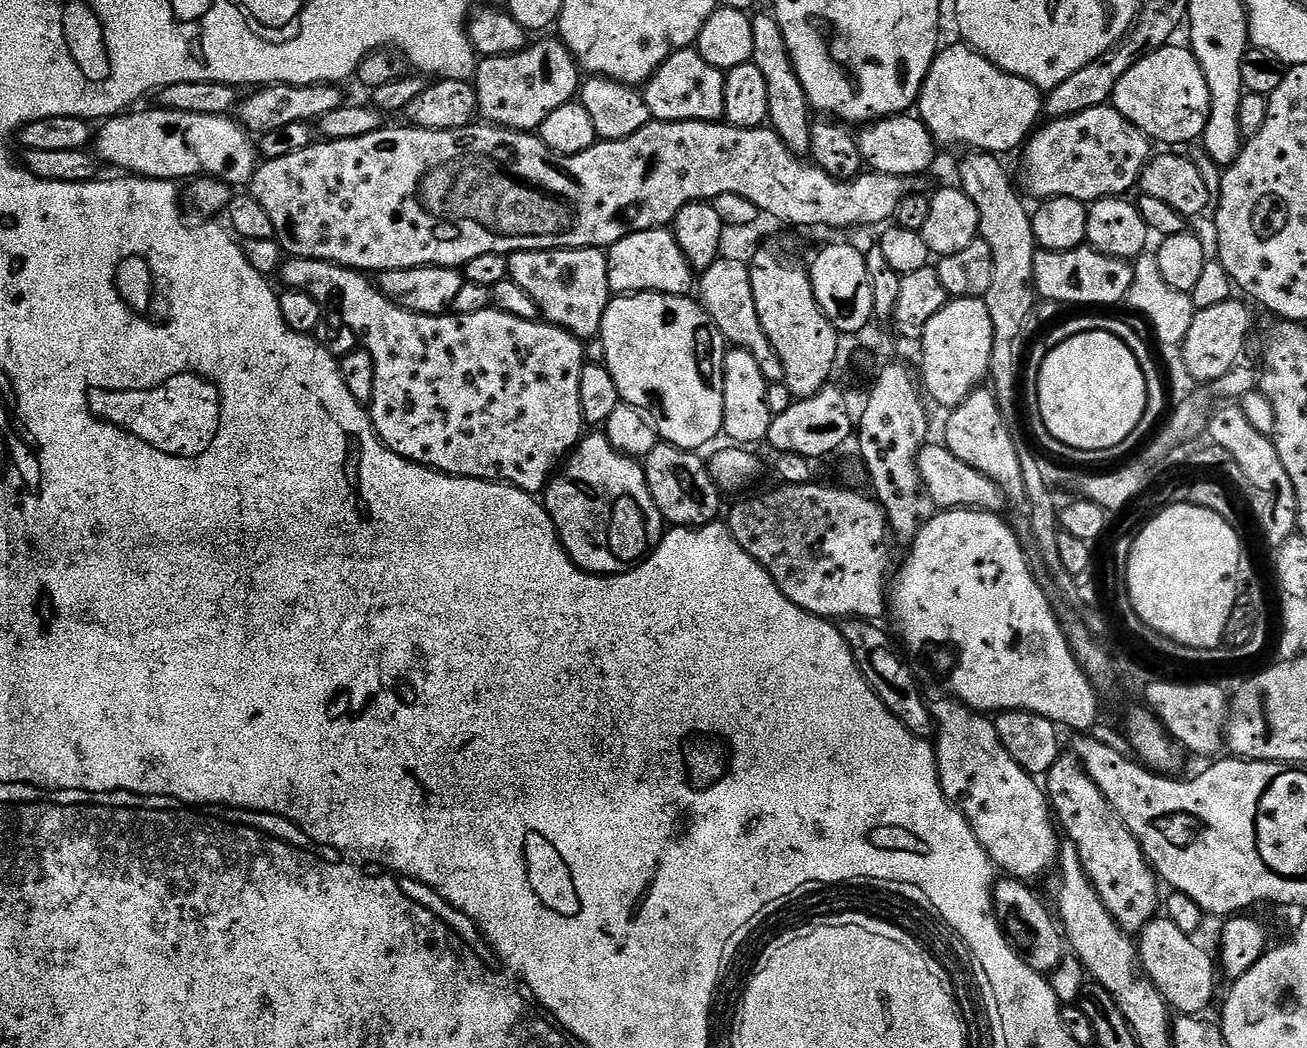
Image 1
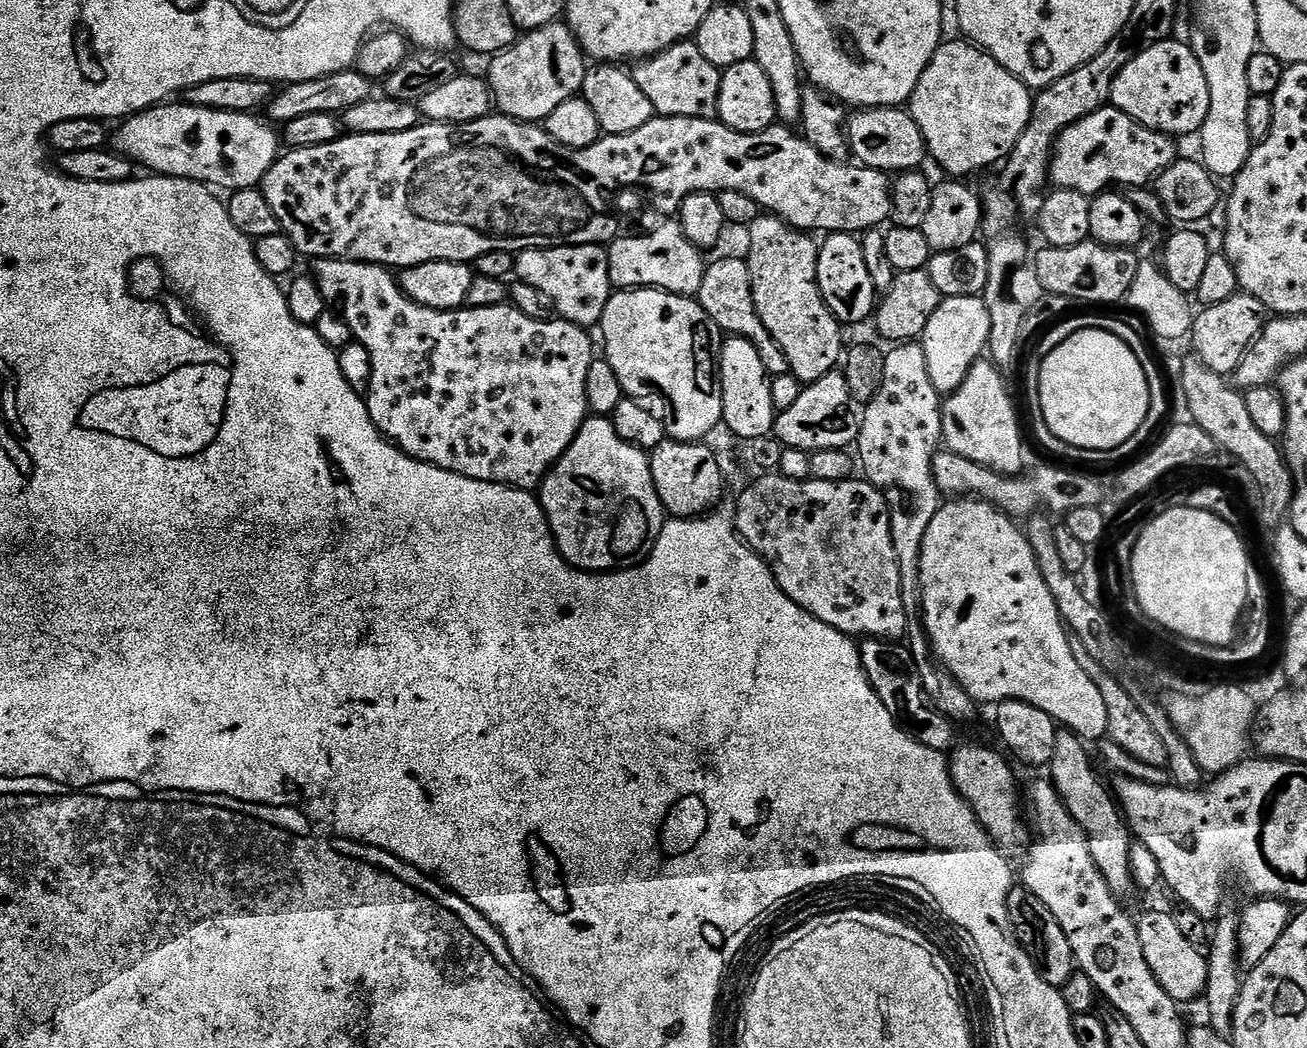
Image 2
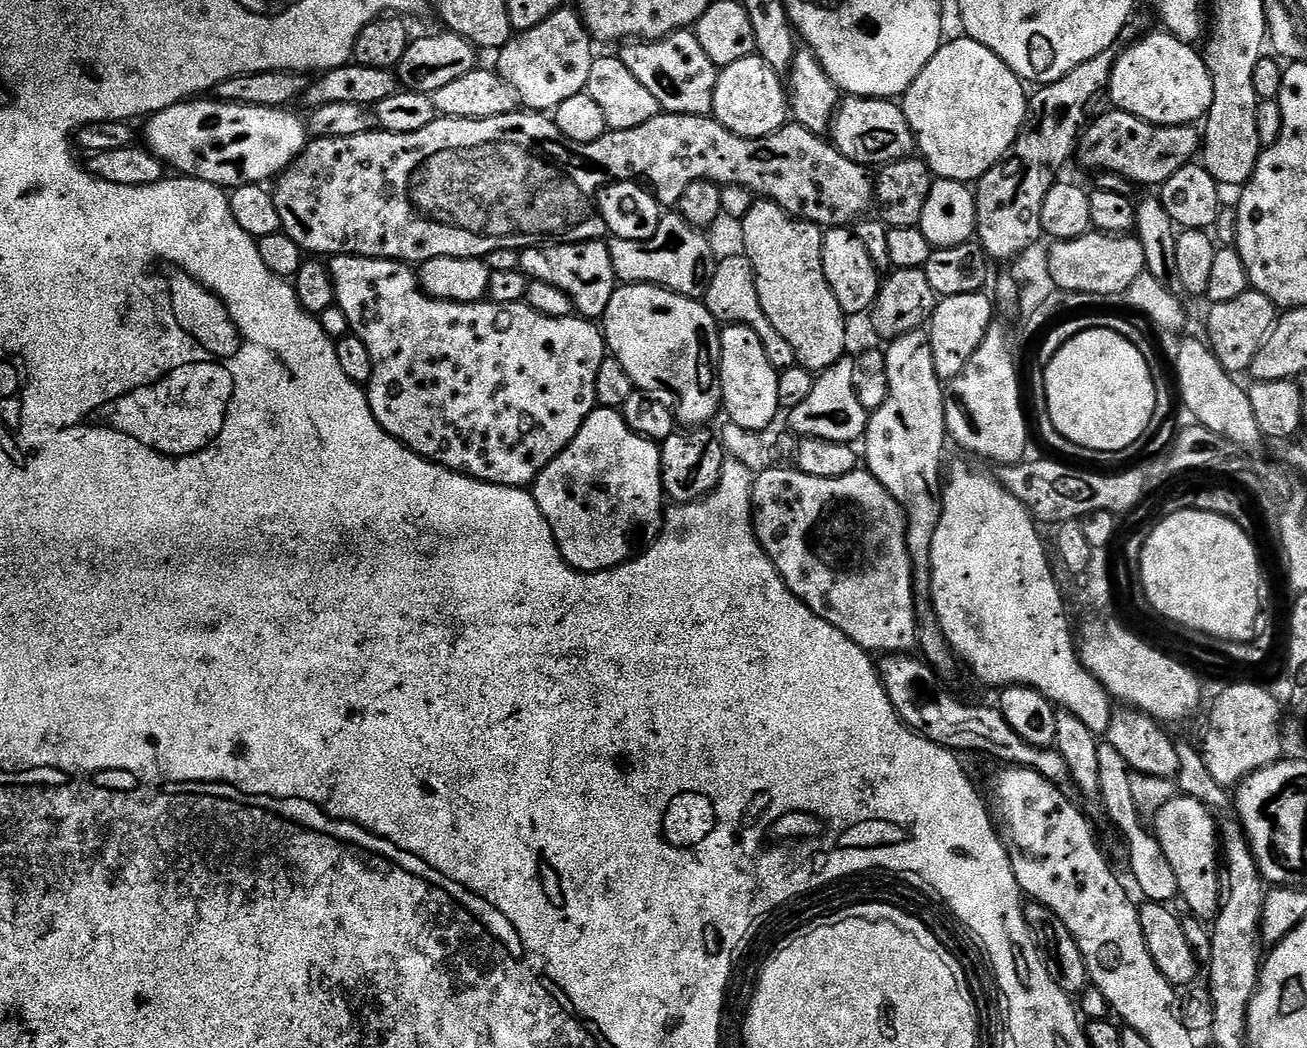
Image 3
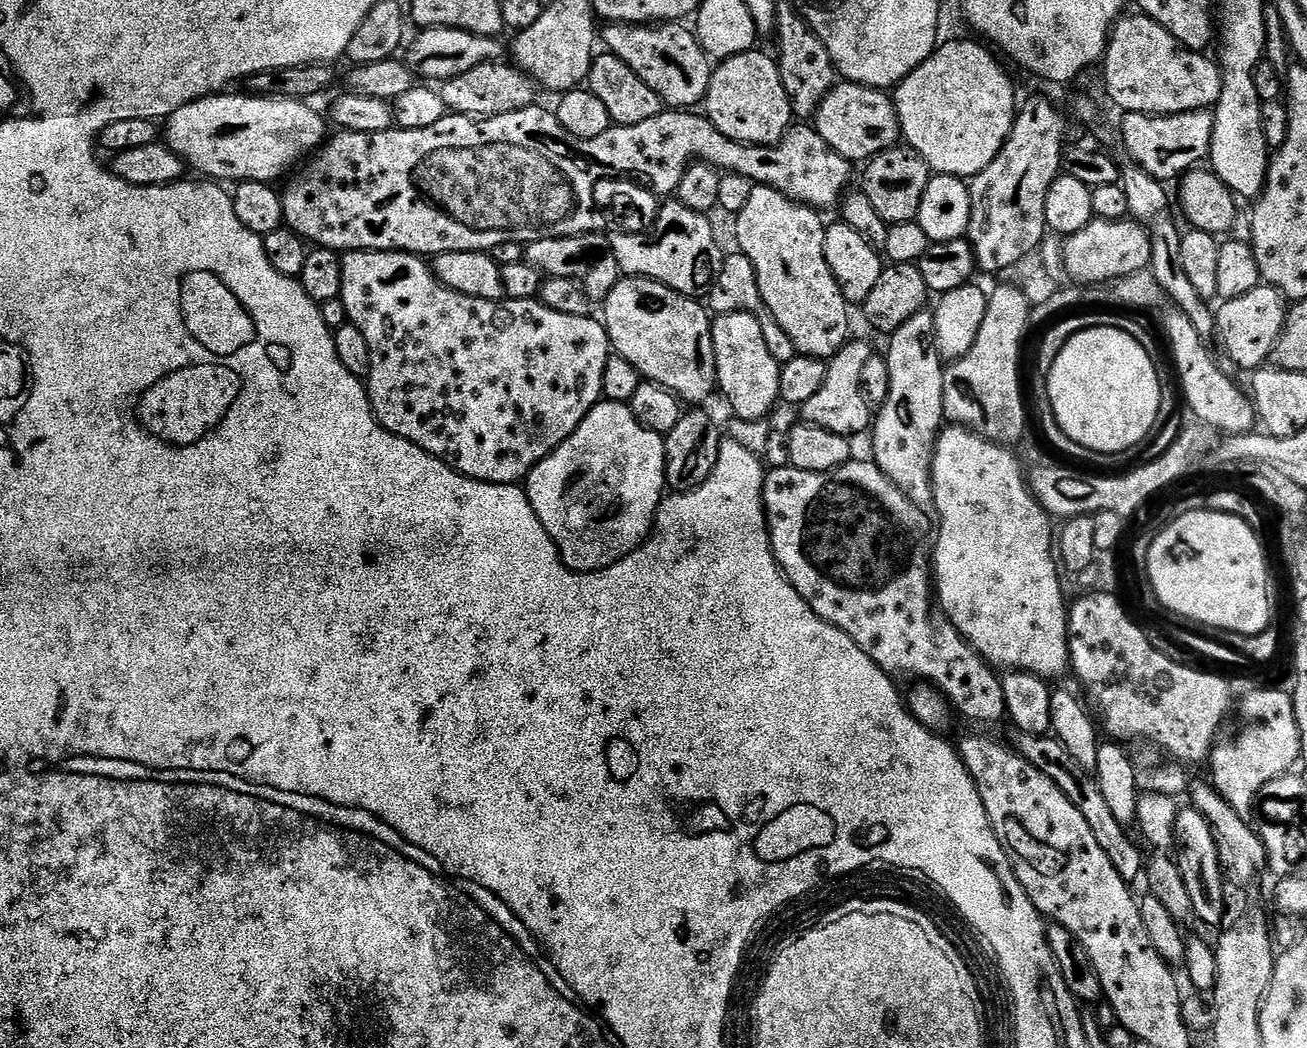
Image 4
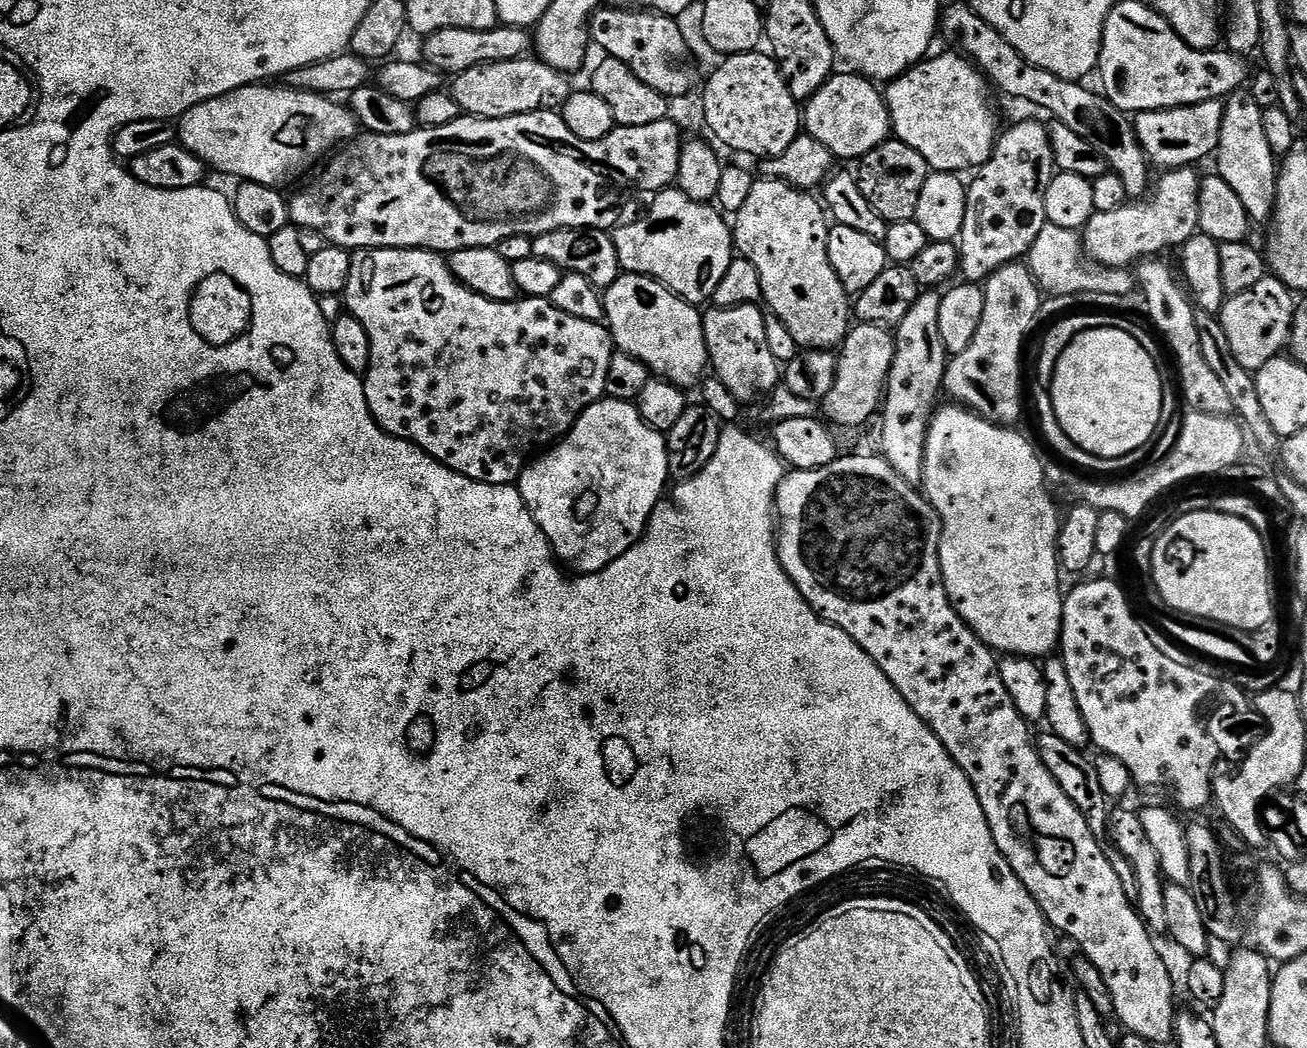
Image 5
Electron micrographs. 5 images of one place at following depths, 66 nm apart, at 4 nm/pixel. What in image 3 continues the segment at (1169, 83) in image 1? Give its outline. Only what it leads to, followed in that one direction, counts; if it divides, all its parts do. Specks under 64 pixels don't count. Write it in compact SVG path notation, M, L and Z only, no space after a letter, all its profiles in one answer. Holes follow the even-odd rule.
M1149 31L1143 38L1129 43L1128 49L1117 55L1116 65L1112 68L1112 77L1106 89L1107 95L1112 95L1112 100L1116 103L1113 105L1119 111L1134 114L1151 124L1195 125L1207 117L1210 106L1214 102L1214 82L1210 78L1210 70L1206 66L1203 55L1193 45L1185 44L1167 31L1156 31Z

